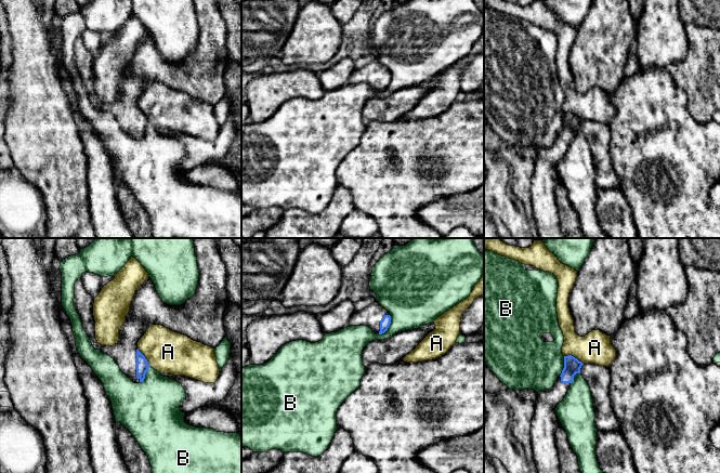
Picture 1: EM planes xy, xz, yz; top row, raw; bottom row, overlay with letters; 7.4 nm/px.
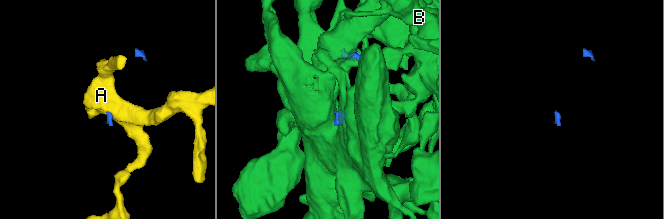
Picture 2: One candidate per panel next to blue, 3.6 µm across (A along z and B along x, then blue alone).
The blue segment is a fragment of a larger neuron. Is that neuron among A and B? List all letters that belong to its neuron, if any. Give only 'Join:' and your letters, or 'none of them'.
Join: none of them

